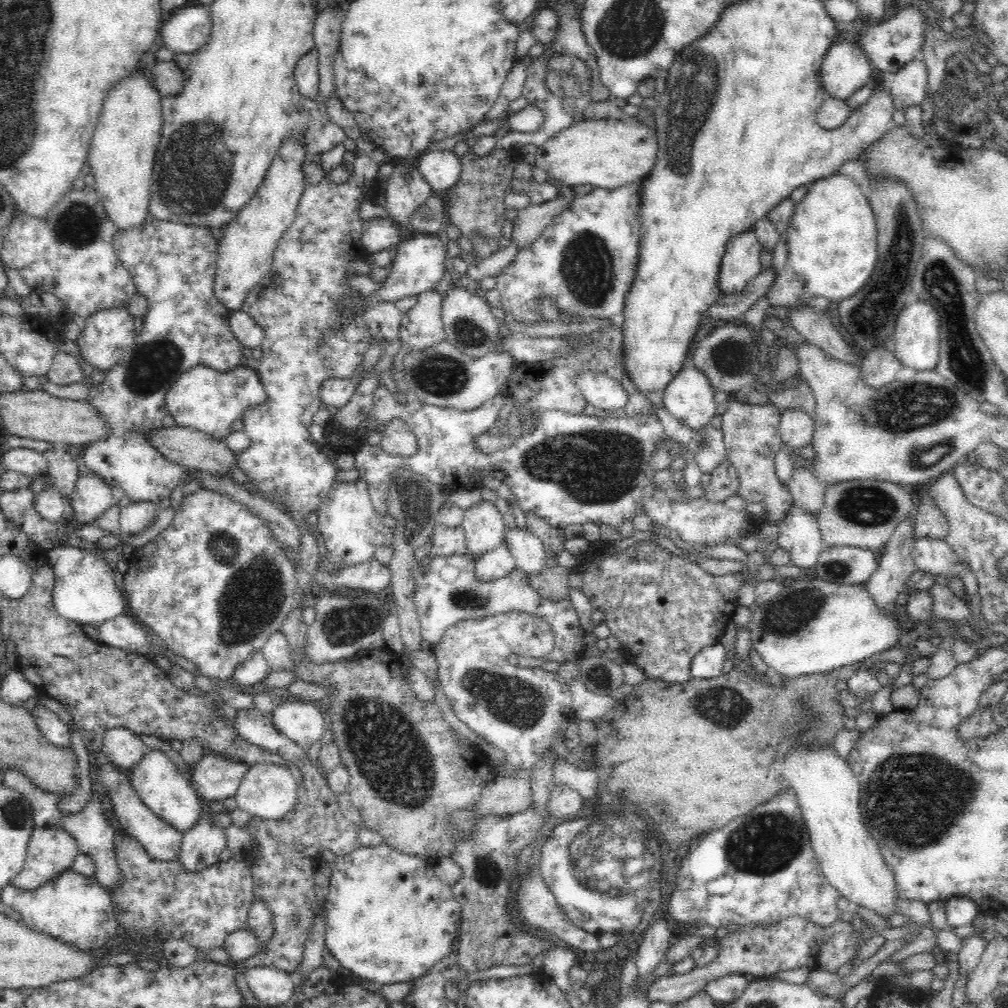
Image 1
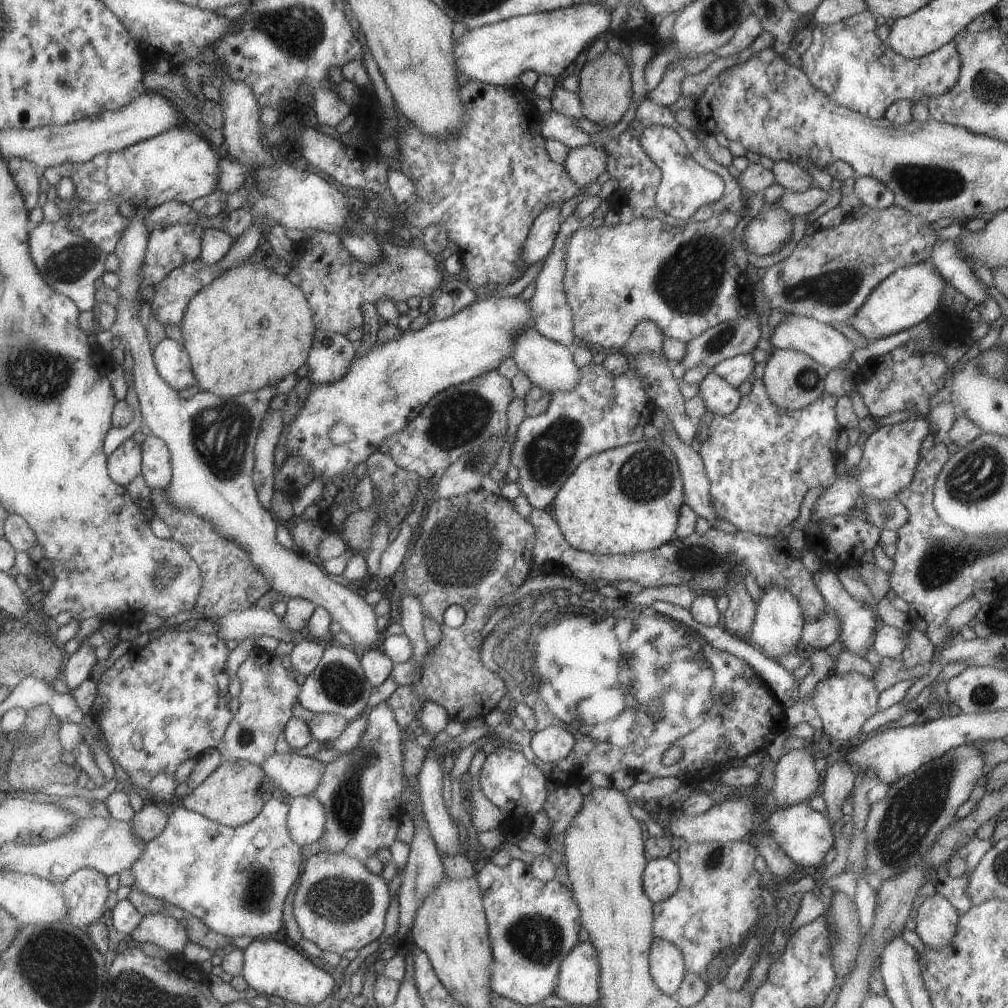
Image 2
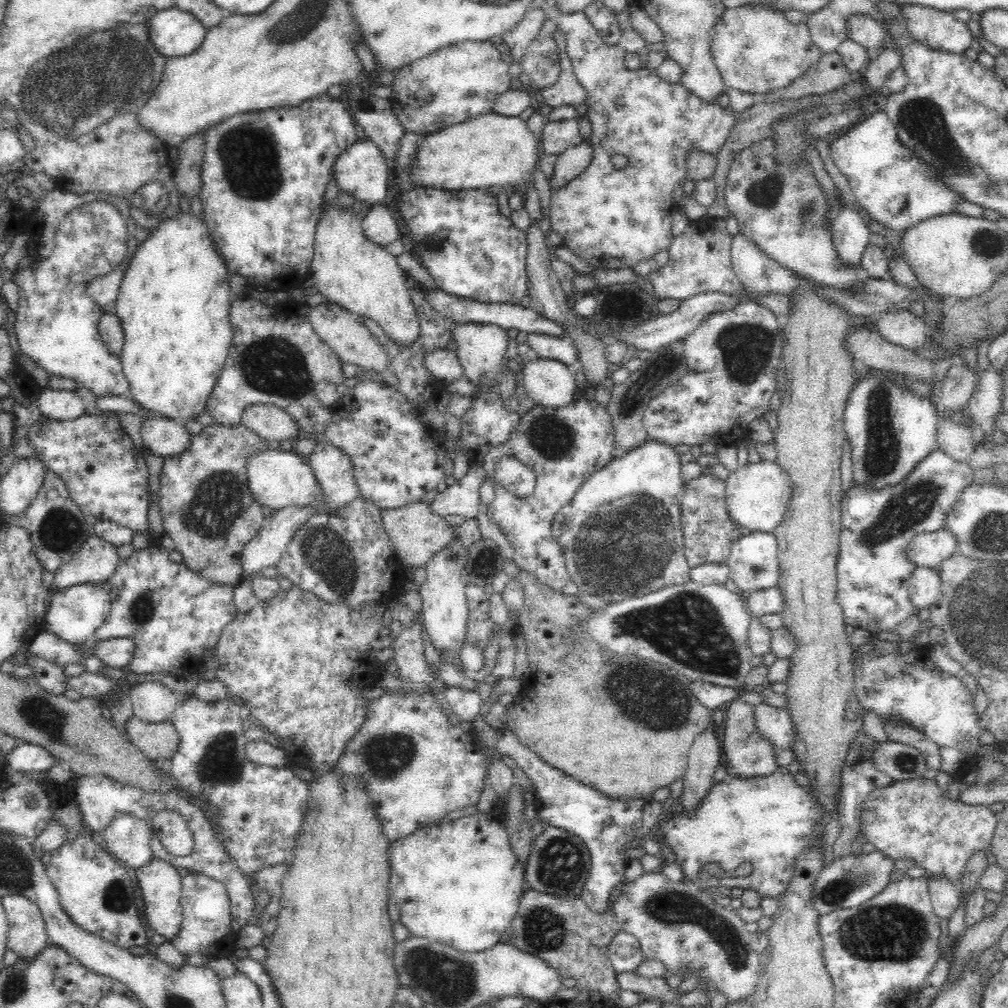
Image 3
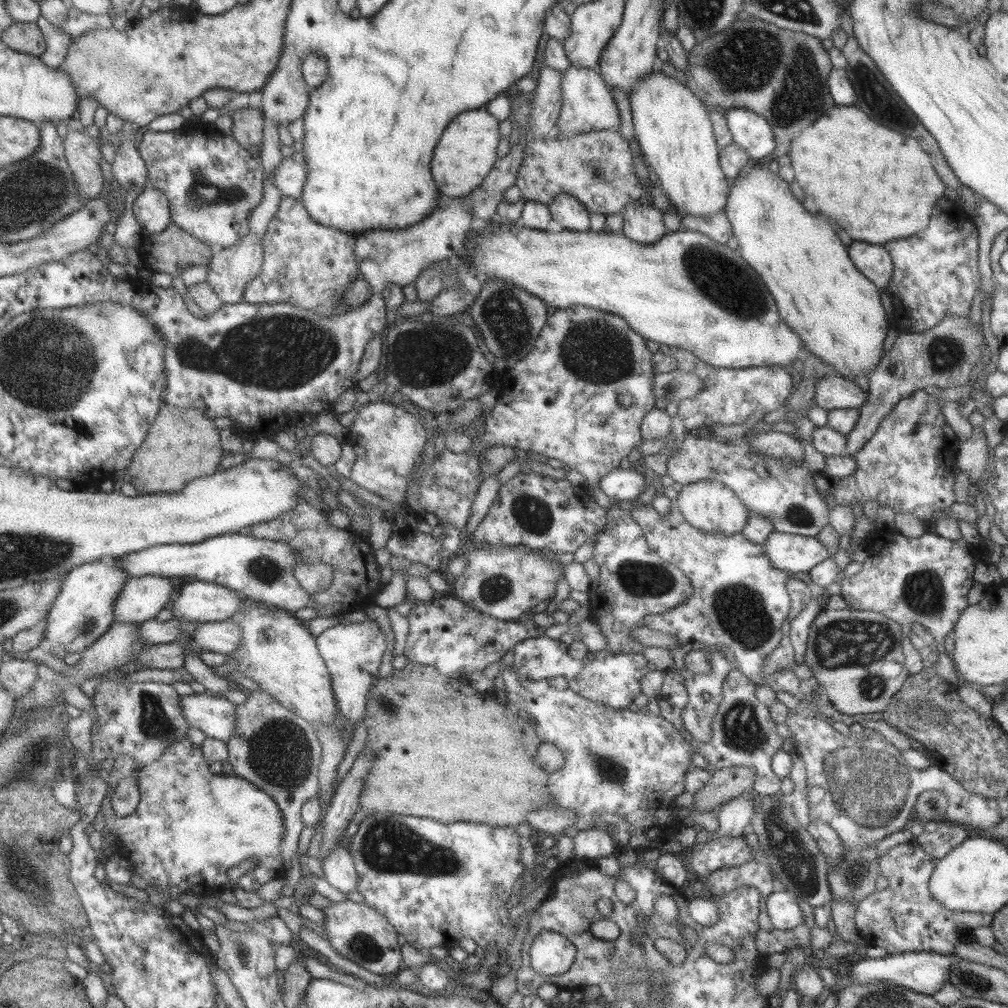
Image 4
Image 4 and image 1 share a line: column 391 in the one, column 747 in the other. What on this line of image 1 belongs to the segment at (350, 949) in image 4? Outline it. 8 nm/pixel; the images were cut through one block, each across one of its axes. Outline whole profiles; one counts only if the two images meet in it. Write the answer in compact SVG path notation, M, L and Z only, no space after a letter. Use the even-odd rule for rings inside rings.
M798 915L789 916L764 927L762 923L740 925L735 932L728 932L717 940L717 955L711 963L696 967L688 973L660 976L644 991L651 1002L677 1004L689 1000L706 984L728 974L747 975L753 978L771 978L776 972L807 968L836 973L848 960L856 956L862 944L862 933L856 932L850 922L838 920L828 927L818 925Z

